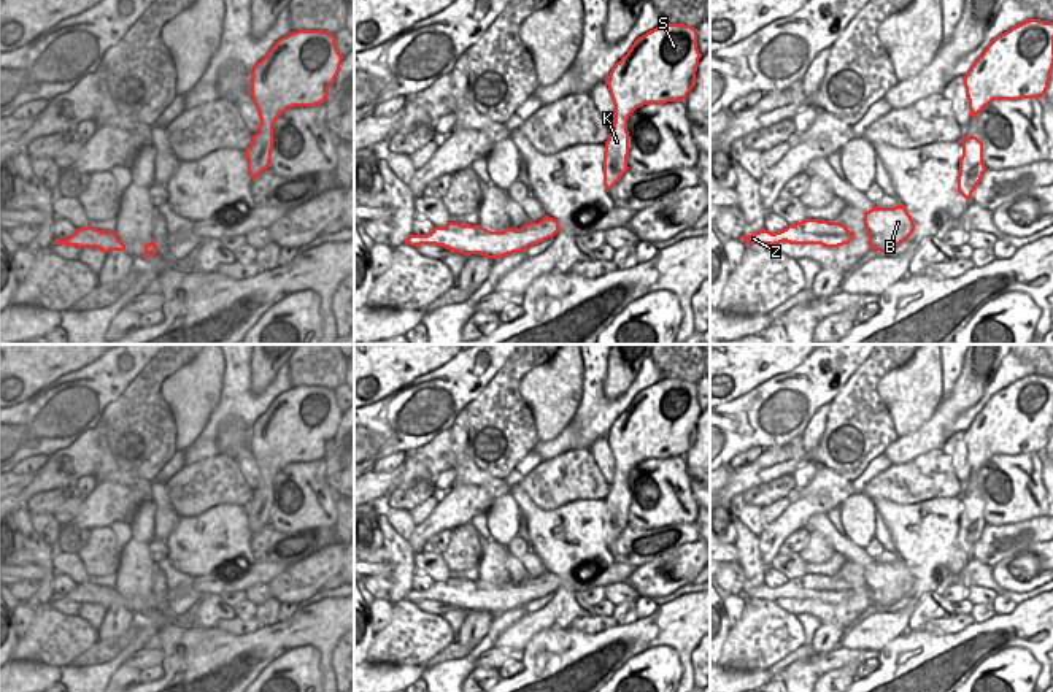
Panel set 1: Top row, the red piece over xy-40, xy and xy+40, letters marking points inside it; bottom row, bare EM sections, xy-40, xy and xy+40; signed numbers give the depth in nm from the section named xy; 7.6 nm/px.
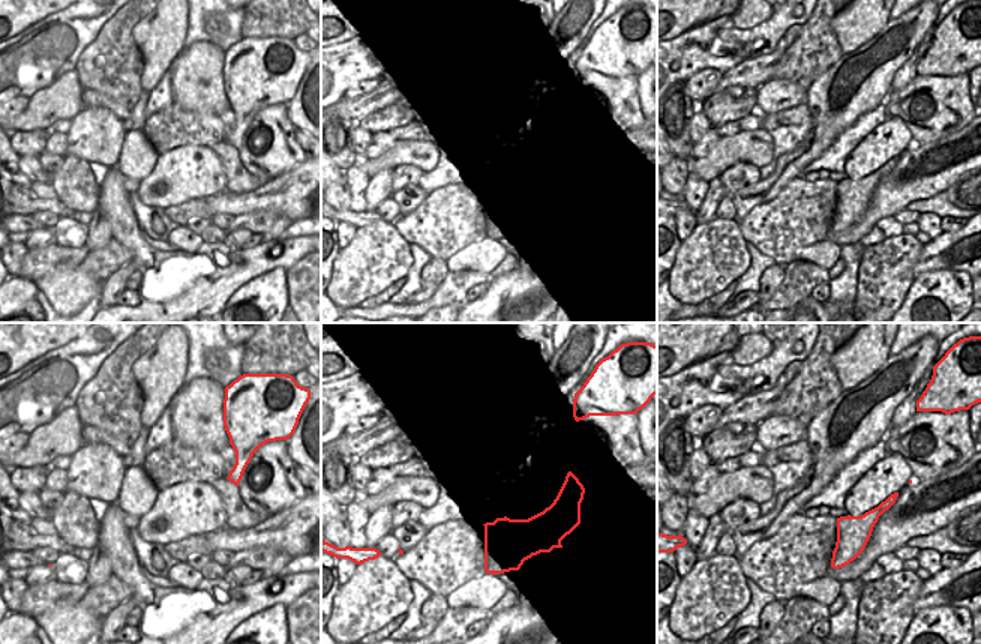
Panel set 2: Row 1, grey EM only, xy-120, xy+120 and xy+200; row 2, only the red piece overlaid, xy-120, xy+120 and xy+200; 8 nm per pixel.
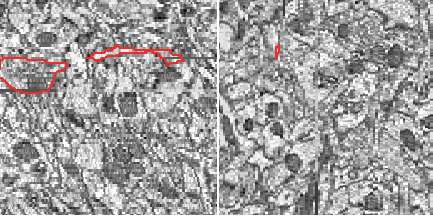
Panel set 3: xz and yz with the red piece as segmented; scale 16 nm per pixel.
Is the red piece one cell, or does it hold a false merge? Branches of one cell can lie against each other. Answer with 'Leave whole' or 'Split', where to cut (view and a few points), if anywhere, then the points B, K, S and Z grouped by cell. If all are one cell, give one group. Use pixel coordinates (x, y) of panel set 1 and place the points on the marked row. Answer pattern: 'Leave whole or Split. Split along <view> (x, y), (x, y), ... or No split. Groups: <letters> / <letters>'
Split. Split along xy (499, 232), (486, 237), (482, 254). Groups: B K S / Z

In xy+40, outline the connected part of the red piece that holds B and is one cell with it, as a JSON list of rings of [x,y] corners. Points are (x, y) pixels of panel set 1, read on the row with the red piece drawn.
[[[902,205],[894,208],[875,206],[866,211],[864,225],[870,249],[880,252],[888,252],[907,241],[915,230],[913,219]]]

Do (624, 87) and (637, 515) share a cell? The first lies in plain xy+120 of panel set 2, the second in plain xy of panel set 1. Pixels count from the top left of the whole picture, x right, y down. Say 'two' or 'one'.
one

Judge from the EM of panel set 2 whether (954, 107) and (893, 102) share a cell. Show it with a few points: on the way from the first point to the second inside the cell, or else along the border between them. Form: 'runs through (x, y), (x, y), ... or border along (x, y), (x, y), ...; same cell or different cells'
runs through (939, 107), (933, 113), (926, 105), (908, 104); same cell

